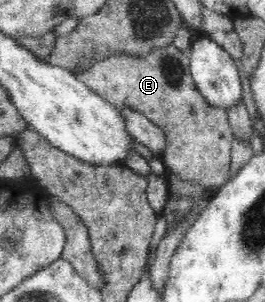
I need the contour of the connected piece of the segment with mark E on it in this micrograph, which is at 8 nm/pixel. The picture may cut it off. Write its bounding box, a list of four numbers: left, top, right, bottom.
[76,43,234,190]

